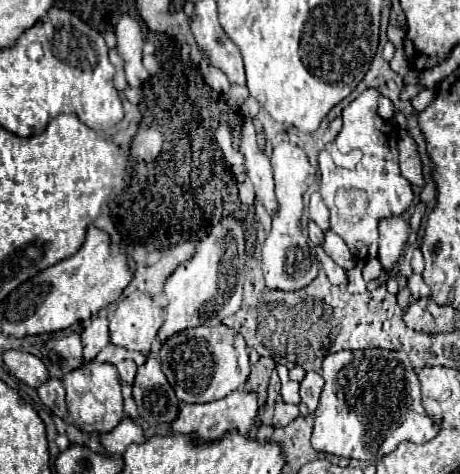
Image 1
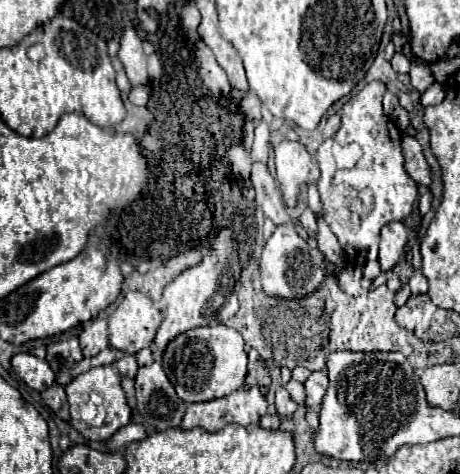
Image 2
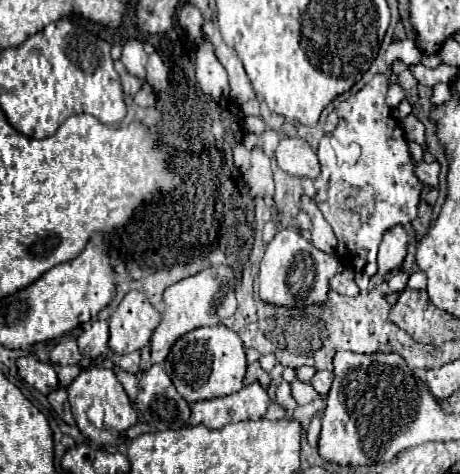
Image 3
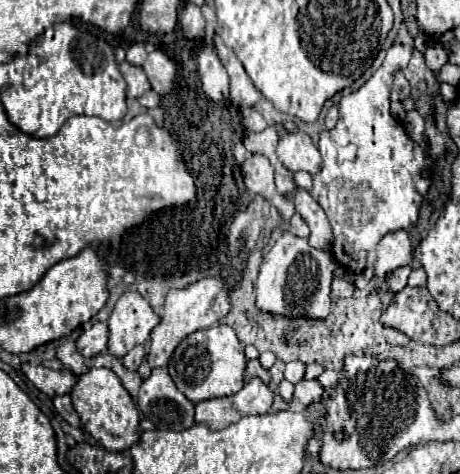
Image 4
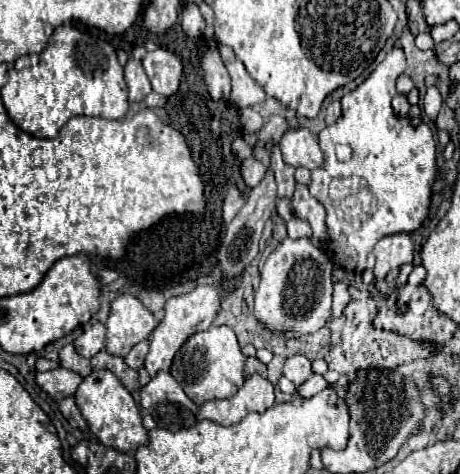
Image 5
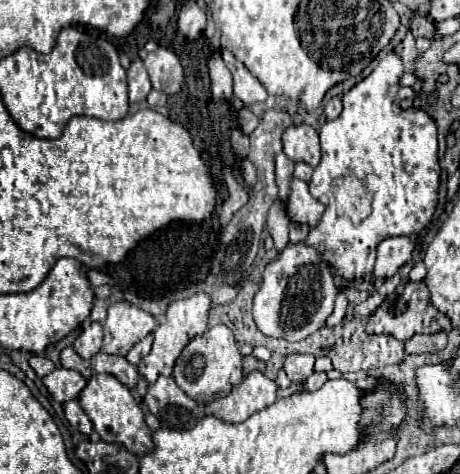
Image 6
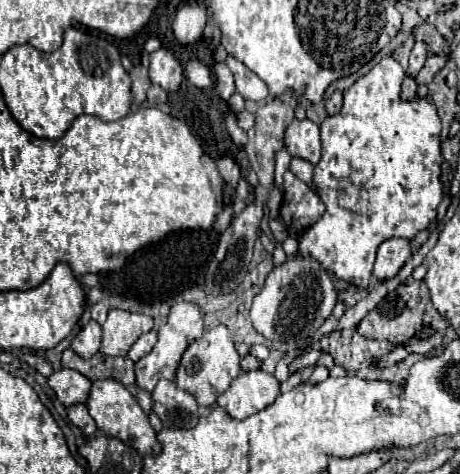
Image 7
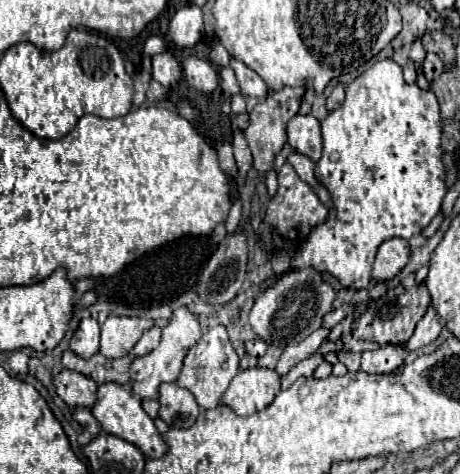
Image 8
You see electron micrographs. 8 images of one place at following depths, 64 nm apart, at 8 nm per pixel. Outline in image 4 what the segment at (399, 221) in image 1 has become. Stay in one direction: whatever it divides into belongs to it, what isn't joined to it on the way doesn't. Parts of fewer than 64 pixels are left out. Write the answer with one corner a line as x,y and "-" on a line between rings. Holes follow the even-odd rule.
406,230
388,232
380,244
376,246
376,276
386,276
392,270
410,264
412,260
412,248
410,248
410,236

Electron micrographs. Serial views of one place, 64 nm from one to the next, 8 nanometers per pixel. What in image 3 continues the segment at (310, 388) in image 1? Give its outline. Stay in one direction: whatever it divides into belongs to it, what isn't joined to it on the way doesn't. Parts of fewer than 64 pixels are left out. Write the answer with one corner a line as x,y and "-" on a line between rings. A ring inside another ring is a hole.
316,372
310,380
310,386
318,392
318,398
324,398
332,384
332,372

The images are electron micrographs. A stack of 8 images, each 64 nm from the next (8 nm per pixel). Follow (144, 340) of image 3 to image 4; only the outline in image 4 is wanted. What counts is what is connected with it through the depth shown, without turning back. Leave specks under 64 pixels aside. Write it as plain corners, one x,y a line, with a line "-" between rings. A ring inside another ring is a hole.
124,292
108,318
108,352
116,358
122,358
134,346
146,344
158,322
158,314
150,308
140,292

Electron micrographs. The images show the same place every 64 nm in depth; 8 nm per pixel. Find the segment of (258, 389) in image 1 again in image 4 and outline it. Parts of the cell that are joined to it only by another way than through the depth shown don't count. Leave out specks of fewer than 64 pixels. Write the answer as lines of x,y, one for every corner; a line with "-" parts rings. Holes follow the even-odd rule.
252,360
252,362
248,362
248,366
246,366
246,380
254,378
254,376
258,376
264,384
270,382
270,374
268,374
268,370
264,370
264,368
260,366
258,360

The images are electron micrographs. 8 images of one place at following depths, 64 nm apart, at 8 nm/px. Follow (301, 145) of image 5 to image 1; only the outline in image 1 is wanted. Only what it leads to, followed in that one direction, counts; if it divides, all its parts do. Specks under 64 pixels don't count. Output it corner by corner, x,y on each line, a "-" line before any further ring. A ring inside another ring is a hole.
284,142
274,146
272,152
272,172
274,172
274,194
276,194
276,212
272,214
272,230
268,234
268,238
262,244
262,270
264,270
264,278
266,278
266,286
268,288
278,288
278,290
296,290
296,288
304,288
306,284
310,284
316,278
316,266
312,266
312,254
306,242
306,236
302,232
302,212
304,212
304,192
308,190
308,186
314,182
316,178
316,170
310,166
304,150
292,142

